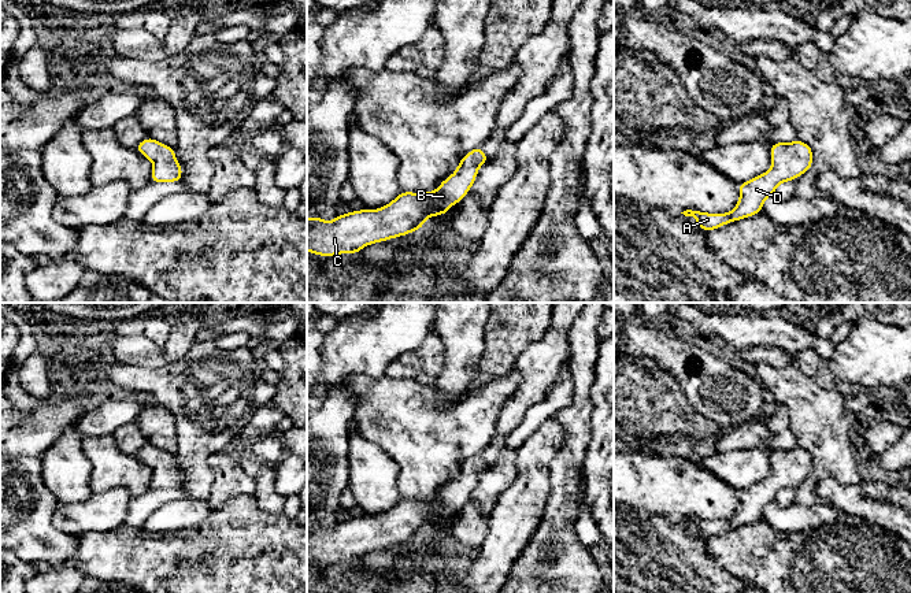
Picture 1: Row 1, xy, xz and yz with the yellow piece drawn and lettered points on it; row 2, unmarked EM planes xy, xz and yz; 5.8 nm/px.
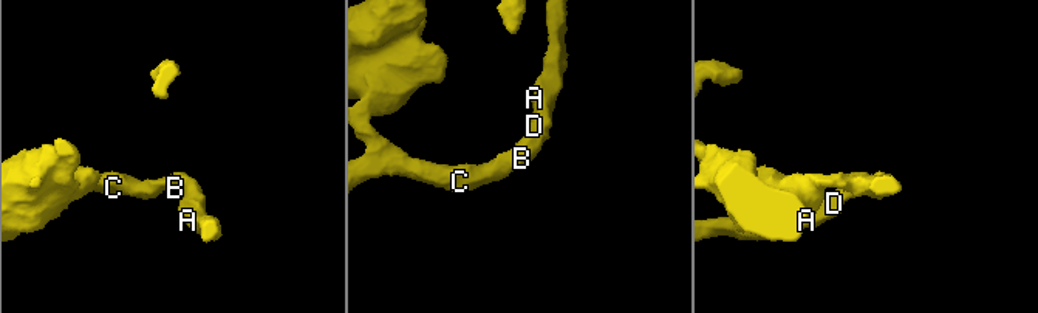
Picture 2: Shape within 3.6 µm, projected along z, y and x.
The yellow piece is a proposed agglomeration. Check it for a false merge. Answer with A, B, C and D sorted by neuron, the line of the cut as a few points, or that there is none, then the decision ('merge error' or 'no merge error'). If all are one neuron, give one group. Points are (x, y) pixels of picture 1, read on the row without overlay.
A B C D | no cut | no merge error

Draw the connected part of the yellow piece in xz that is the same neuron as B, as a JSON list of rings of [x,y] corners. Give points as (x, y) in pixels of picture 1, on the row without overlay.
[[[479,452],[460,466],[456,478],[434,499],[400,499],[378,516],[351,518],[337,522],[332,529],[319,522],[307,525],[307,557],[325,566],[340,560],[355,562],[370,551],[421,537],[427,525],[444,522],[463,507],[478,475],[488,468],[489,464]]]

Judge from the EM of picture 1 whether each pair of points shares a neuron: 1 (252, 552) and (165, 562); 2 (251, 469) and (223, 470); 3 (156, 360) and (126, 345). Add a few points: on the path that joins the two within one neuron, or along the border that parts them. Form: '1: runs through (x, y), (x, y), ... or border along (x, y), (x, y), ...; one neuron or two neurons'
1: runs through (230, 558), (186, 556); one neuron
2: border along (240, 462), (255, 484), (255, 495); two neurons
3: runs through (150, 355), (133, 351); one neuron

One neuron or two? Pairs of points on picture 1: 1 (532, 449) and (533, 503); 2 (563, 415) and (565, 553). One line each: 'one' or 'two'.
1: one
2: one

